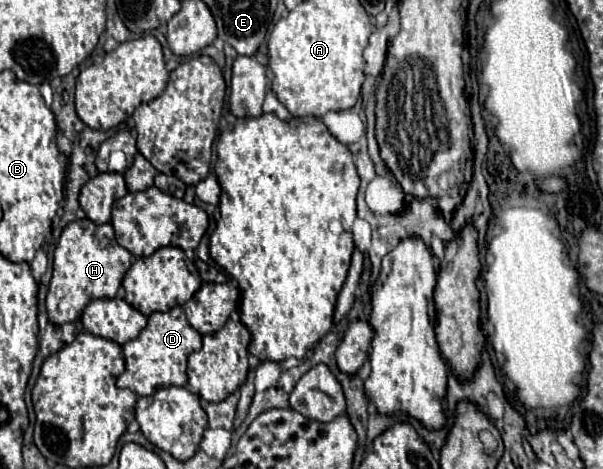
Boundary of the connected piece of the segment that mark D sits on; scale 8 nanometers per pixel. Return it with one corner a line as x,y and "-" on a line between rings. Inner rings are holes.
181,307
169,311
157,311
149,315
147,327
139,333
137,339
131,339
123,345
125,353
125,371
117,377
117,387
131,389
137,395
151,395
153,389
167,385
187,385
187,357
193,351
199,351
201,335
189,325

